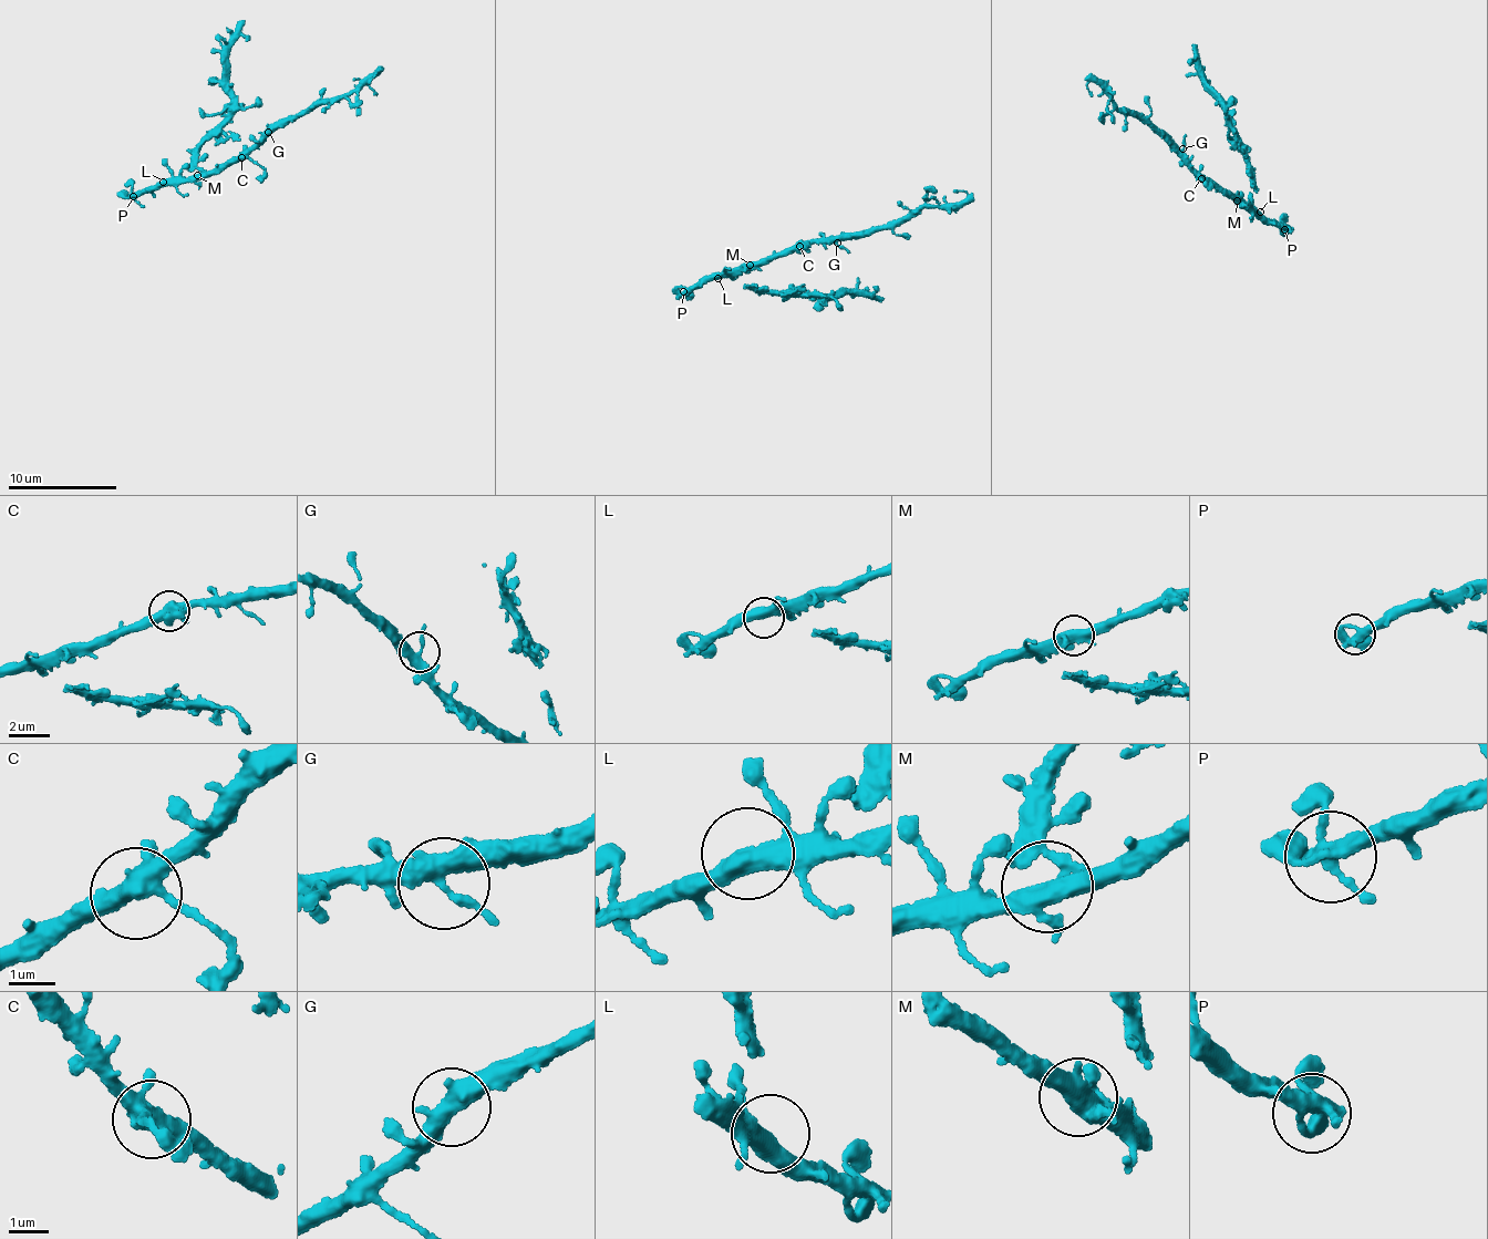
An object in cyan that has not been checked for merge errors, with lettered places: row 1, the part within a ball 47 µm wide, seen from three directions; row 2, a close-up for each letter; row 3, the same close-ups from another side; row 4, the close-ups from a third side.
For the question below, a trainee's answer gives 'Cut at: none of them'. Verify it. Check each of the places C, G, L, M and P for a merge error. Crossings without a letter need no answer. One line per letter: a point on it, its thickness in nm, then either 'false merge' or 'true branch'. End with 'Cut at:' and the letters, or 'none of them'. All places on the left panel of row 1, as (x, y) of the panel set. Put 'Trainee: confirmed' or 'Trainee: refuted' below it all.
C: (241, 157) | 380 nm | true branch
G: (268, 132) | 360 nm | true branch
L: (163, 182) | 360 nm | false merge
M: (197, 175) | 400 nm | true branch
P: (133, 196) | 300 nm | true branch
Cut at: L
Trainee: refuted

